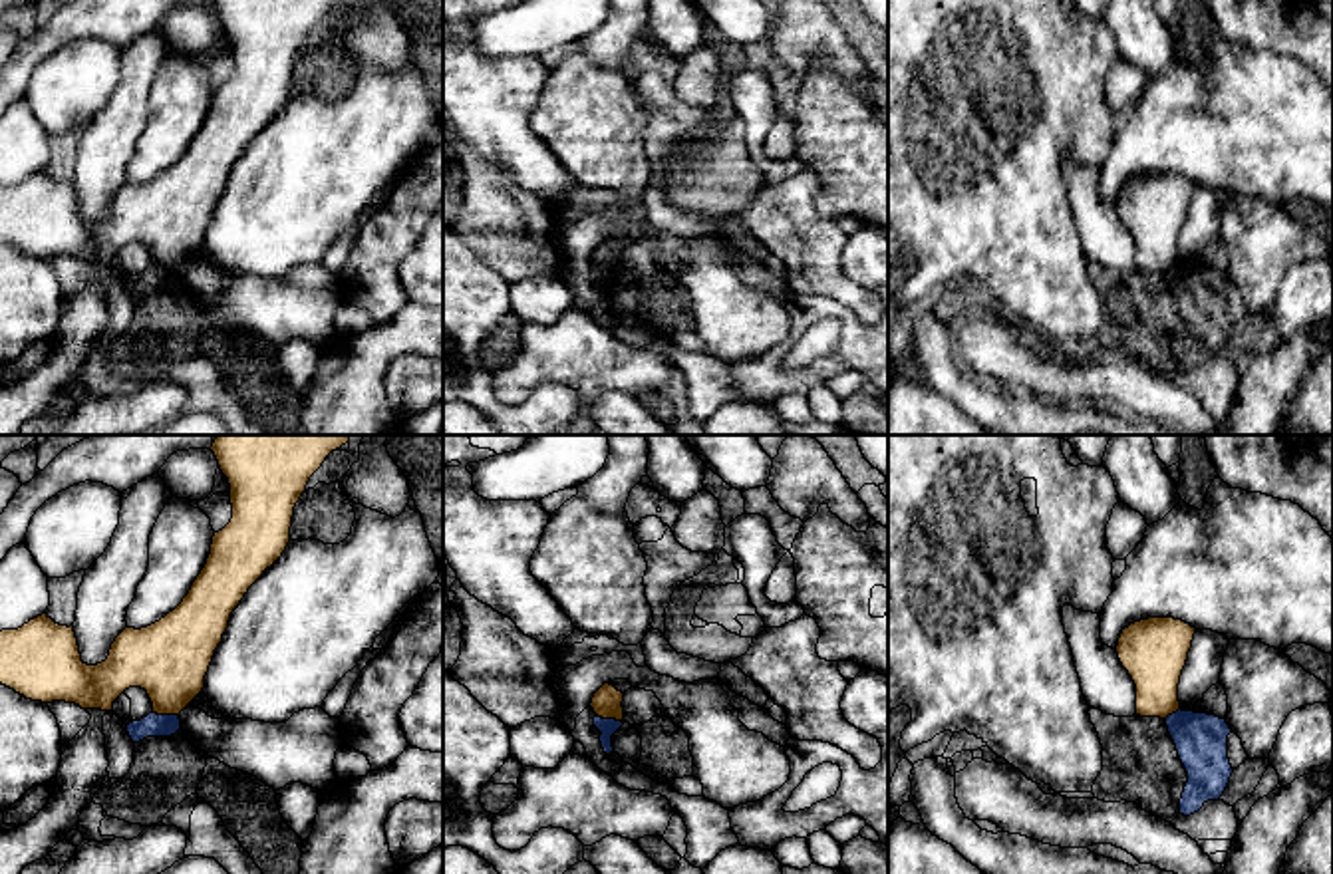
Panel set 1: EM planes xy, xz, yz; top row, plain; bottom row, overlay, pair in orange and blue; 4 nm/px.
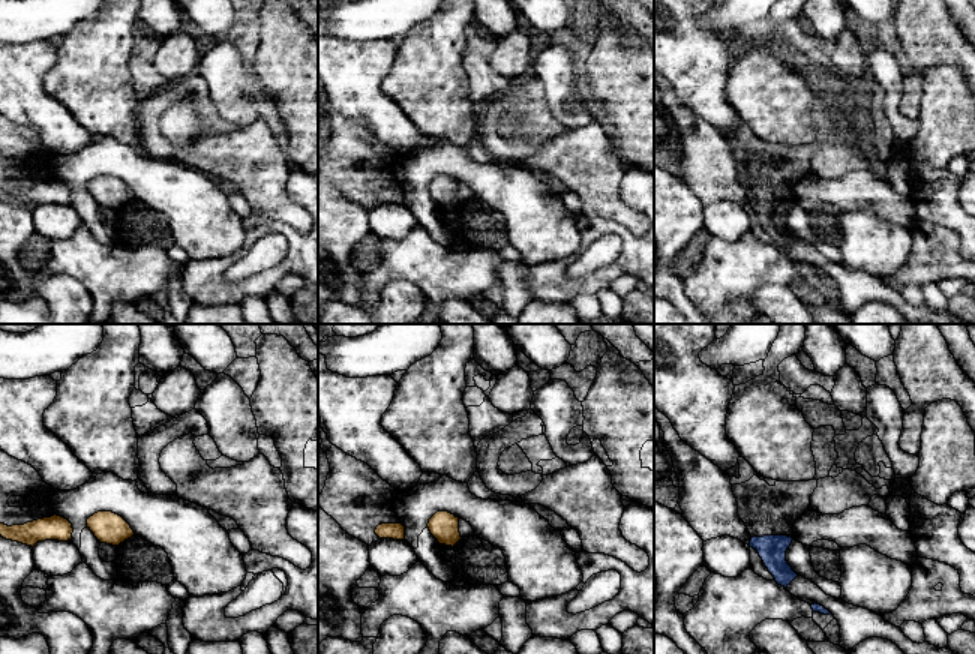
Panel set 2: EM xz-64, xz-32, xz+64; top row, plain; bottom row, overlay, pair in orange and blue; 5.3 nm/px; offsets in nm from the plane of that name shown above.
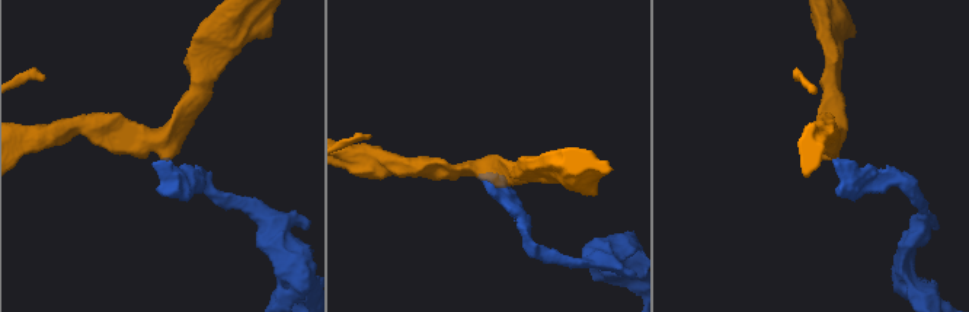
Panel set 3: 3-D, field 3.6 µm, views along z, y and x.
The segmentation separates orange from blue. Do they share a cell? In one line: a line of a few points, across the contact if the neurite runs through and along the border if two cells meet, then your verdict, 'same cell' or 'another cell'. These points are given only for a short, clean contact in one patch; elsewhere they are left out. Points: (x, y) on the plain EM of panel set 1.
xz (596, 269), (622, 279) | another cell

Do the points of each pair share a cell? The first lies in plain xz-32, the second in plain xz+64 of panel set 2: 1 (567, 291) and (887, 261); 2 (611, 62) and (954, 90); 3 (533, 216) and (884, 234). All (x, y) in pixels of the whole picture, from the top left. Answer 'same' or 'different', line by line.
1: different
2: same
3: same

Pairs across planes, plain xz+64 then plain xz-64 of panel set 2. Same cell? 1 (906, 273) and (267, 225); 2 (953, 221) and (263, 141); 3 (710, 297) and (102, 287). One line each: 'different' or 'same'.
1: same
2: same
3: same

